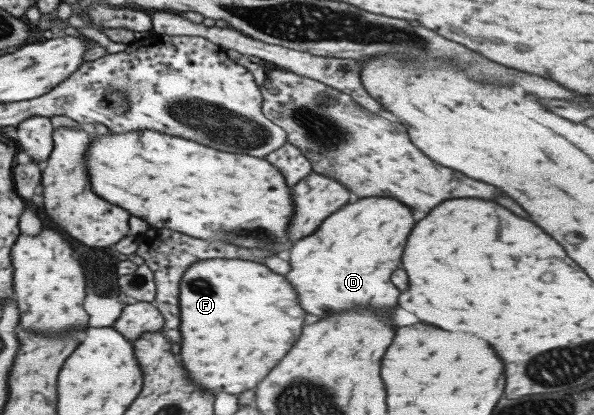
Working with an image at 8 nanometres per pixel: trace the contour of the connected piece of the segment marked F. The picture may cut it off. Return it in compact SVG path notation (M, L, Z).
M235 258L197 260L182 273L178 283L179 326L182 336L180 362L194 384L210 392L240 394L254 388L268 370L290 350L304 324L304 312L296 302L296 292L284 275L270 272L254 261Z

